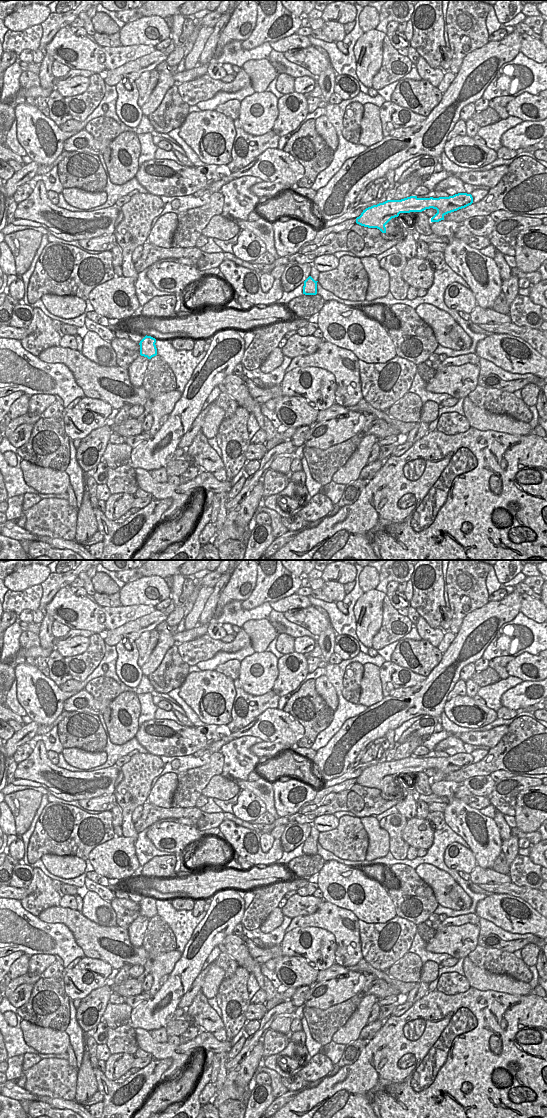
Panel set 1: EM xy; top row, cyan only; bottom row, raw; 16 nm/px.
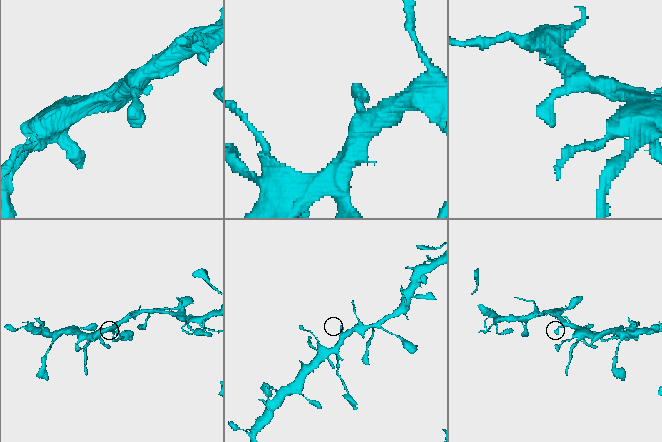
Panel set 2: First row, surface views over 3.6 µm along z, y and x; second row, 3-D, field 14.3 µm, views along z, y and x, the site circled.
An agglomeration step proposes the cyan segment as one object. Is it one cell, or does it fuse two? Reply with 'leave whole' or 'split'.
leave whole

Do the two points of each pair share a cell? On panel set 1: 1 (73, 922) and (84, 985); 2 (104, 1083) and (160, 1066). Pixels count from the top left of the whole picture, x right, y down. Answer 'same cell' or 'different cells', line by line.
1: different cells
2: same cell

